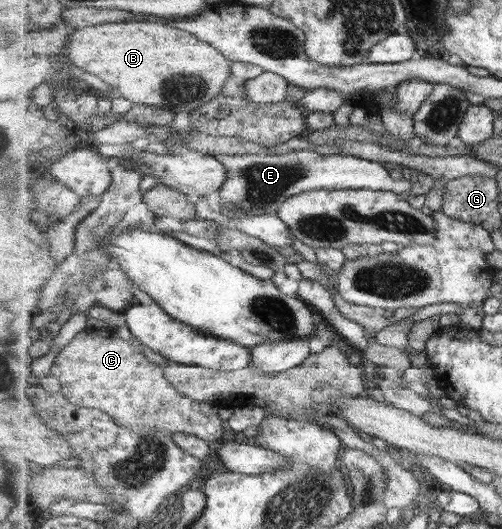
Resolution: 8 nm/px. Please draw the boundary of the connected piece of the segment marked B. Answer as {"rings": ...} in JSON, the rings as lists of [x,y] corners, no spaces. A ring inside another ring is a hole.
{"rings":[[[162,20],[104,23],[75,30],[67,43],[66,58],[81,70],[97,76],[105,84],[109,83],[115,95],[133,101],[134,105],[151,105],[173,112],[191,113],[213,101],[219,93],[223,93],[223,86],[234,70],[215,46]]]}

